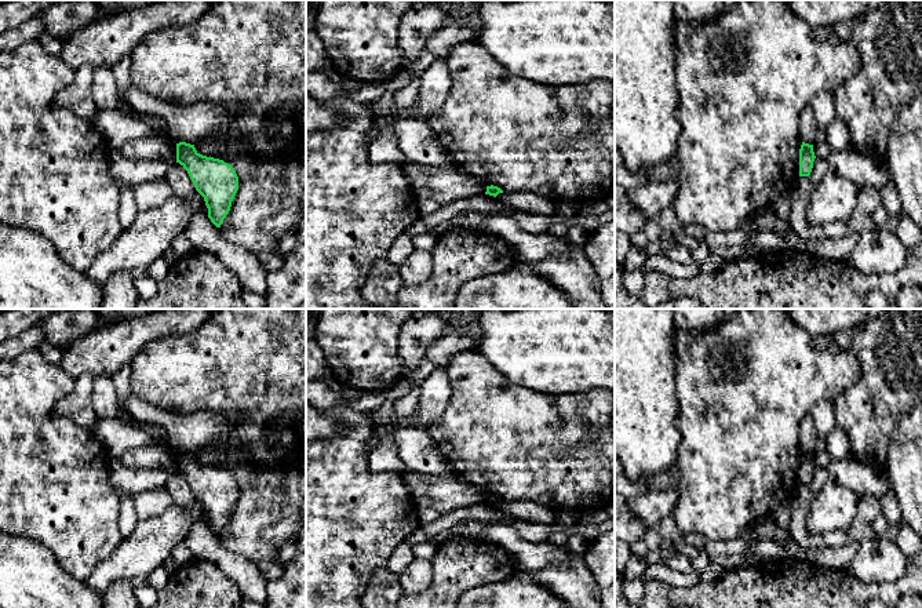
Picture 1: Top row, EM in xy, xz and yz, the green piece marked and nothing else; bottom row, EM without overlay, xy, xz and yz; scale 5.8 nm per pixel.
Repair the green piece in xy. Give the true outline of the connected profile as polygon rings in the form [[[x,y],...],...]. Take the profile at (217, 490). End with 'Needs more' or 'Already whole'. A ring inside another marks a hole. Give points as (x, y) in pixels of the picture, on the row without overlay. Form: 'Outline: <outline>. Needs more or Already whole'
Outline: [[[176,452],[176,472],[189,483],[196,499],[204,506],[208,527],[221,536],[238,499],[234,477],[223,469],[200,463],[194,454]]]. Already whole

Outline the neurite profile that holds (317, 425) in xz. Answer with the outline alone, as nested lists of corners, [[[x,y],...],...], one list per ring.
[[[306,401],[306,441],[343,433],[343,427]]]

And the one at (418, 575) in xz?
[[[415,558],[398,578],[404,594],[418,594],[433,582],[434,571],[431,561]]]

